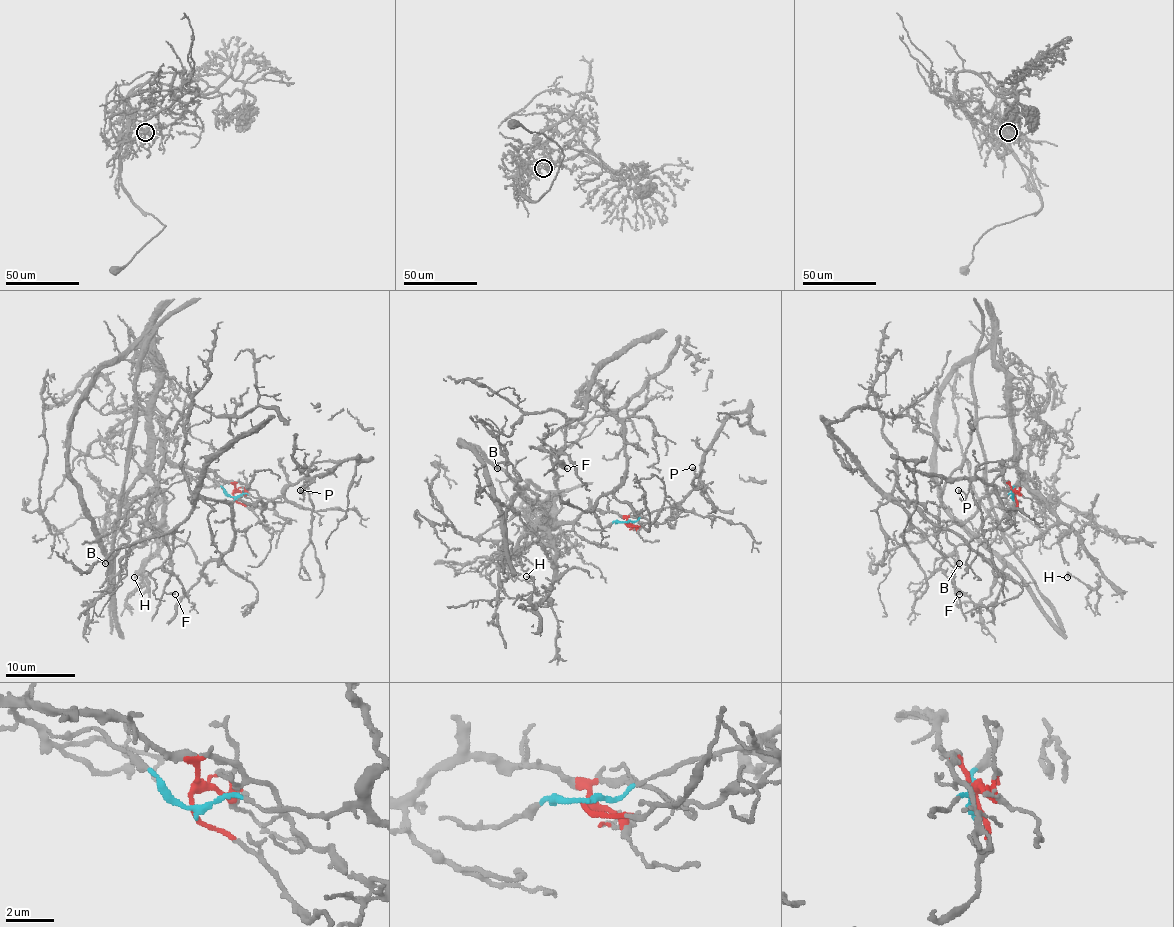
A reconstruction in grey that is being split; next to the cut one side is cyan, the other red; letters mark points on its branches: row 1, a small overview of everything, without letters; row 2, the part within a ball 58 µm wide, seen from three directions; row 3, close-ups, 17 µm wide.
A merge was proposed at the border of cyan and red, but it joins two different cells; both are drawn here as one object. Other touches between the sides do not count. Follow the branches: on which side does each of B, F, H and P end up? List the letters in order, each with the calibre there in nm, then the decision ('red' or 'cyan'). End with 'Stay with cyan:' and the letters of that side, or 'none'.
B: 110 nm | red
F: 200 nm | red
H: 240 nm | red
P: 130 nm | cyan
Stay with cyan: P

